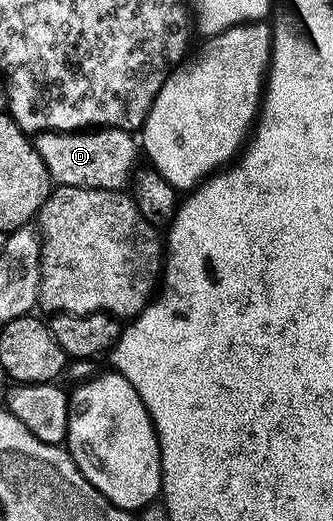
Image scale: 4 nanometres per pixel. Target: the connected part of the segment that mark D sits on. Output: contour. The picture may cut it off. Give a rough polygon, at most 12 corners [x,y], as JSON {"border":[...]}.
{"border":[[125,128],[41,132],[52,185],[126,189],[141,156]]}

